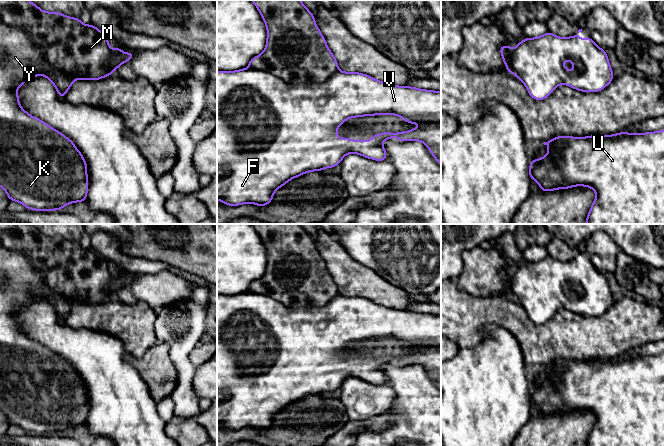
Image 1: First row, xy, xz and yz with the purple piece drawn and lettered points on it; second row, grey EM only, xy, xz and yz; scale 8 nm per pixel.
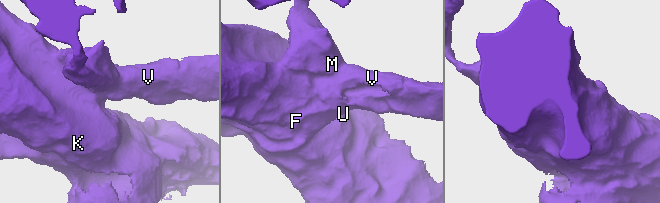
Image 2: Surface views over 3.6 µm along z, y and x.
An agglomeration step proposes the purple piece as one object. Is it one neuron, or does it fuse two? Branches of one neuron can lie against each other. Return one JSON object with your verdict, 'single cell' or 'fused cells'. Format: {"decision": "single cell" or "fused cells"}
{"decision": "fused cells"}

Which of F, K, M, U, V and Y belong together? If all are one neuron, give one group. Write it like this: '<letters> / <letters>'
F K U V Y / M

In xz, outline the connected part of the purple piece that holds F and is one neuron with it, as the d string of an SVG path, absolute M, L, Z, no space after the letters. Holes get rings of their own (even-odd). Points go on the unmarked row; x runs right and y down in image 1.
M249 292L231 296L217 295L217 424L222 425L228 430L237 430L245 427L252 427L257 430L268 429L271 427L275 415L291 403L299 401L307 396L322 395L324 392L332 392L340 389L343 381L349 377L359 378L365 382L374 383L376 385L387 384L387 377L384 370L381 369L381 366L395 361L403 366L416 364L423 366L436 385L441 389L441 316L410 310L396 310L381 306L367 298L361 298L359 296L342 296L340 294L332 298L323 306L308 308L287 307L269 296ZM388 338L402 341L407 347L423 347L424 350L405 356L384 356L373 358L372 364L356 365L354 363L337 361L337 351L343 349L346 343Z

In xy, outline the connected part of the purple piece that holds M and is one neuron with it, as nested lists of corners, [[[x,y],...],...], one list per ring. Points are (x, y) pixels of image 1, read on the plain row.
[[[0,224],[0,240],[4,248],[23,256],[37,268],[52,291],[86,304],[98,304],[111,298],[103,291],[112,278],[107,259],[93,248],[84,249],[80,242],[59,236],[45,236],[28,224]]]

